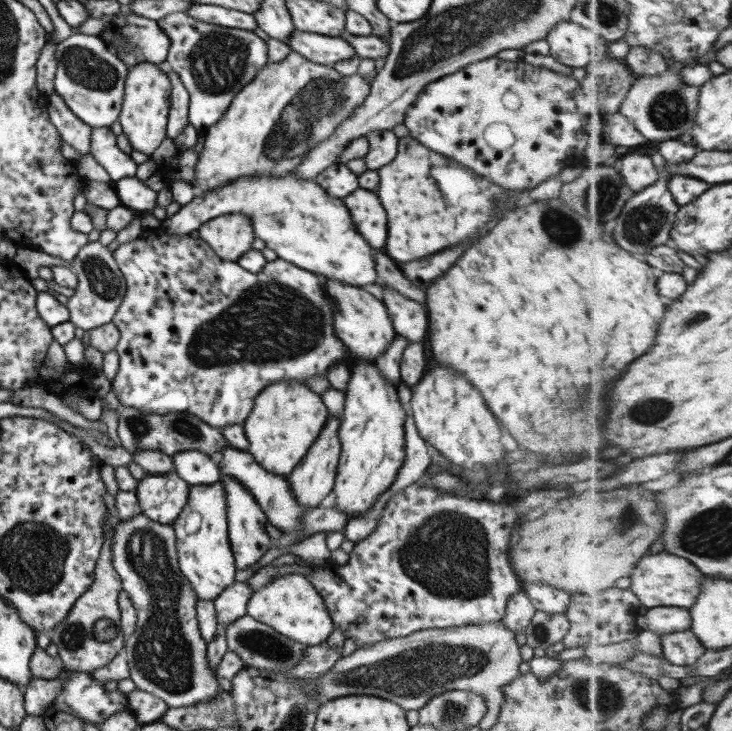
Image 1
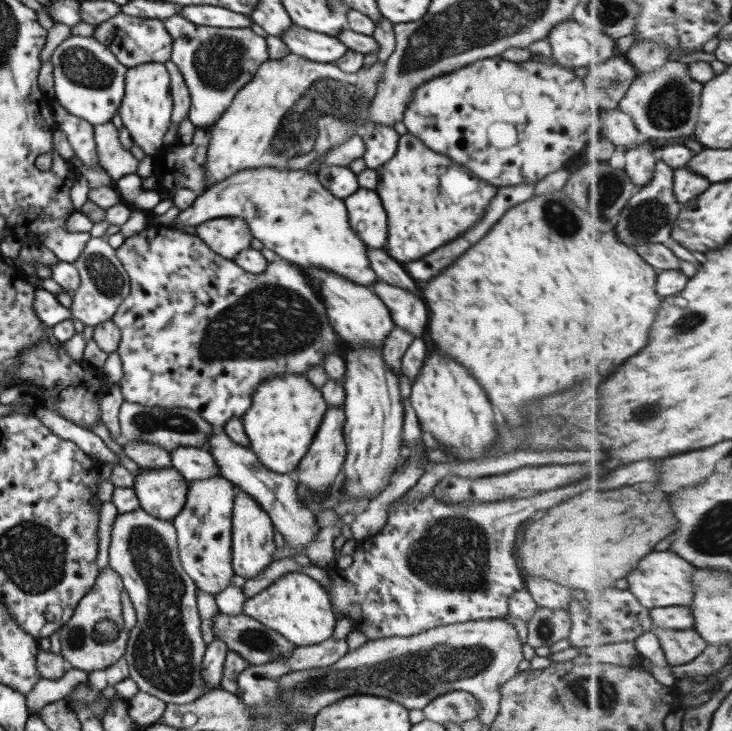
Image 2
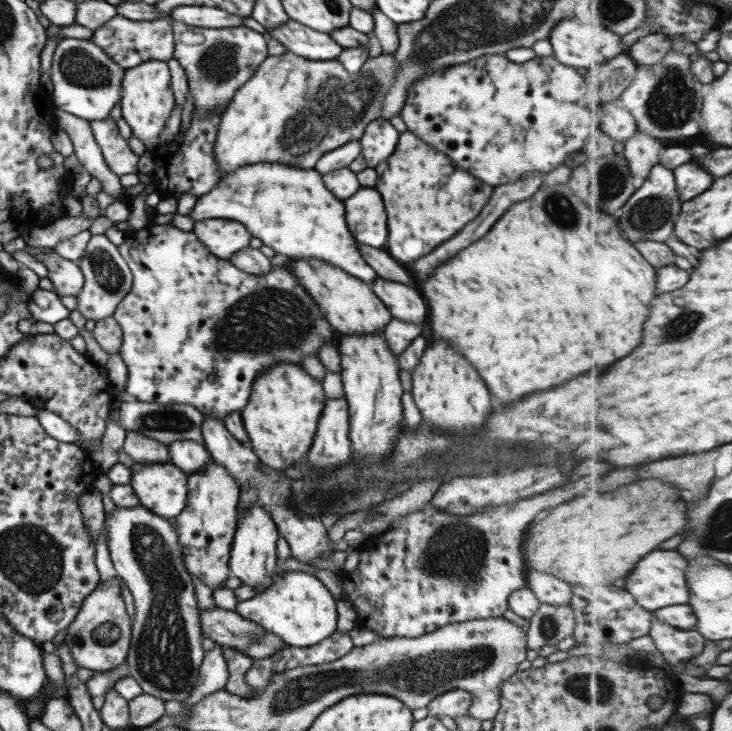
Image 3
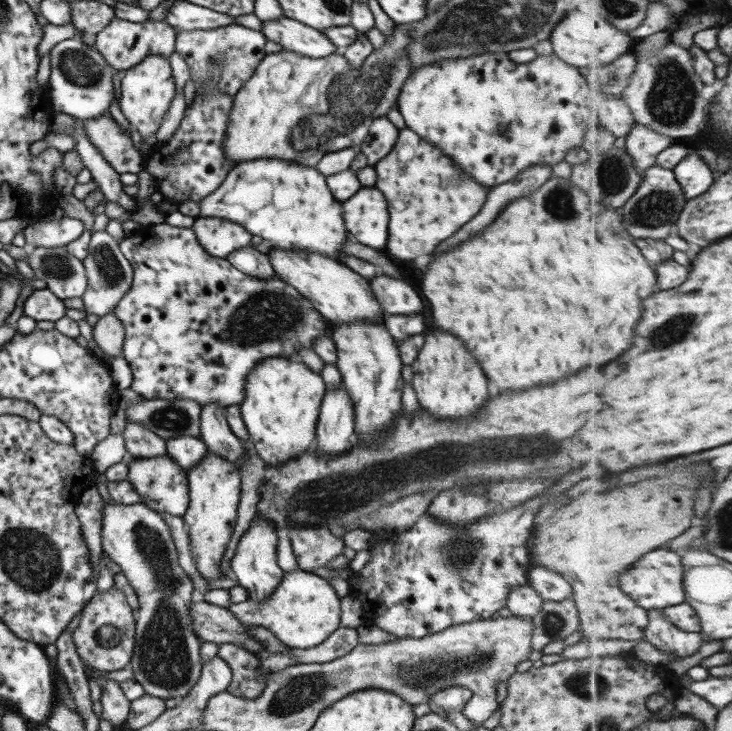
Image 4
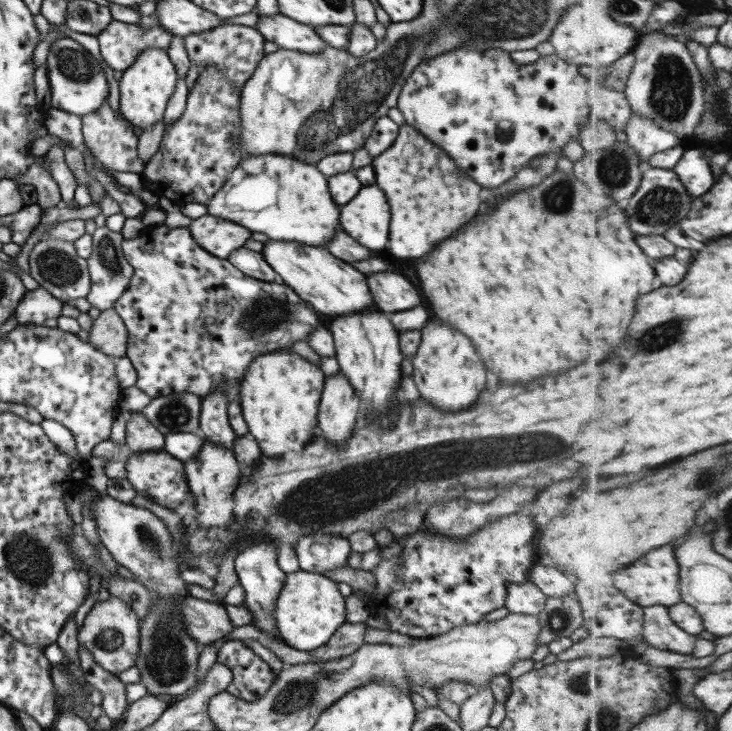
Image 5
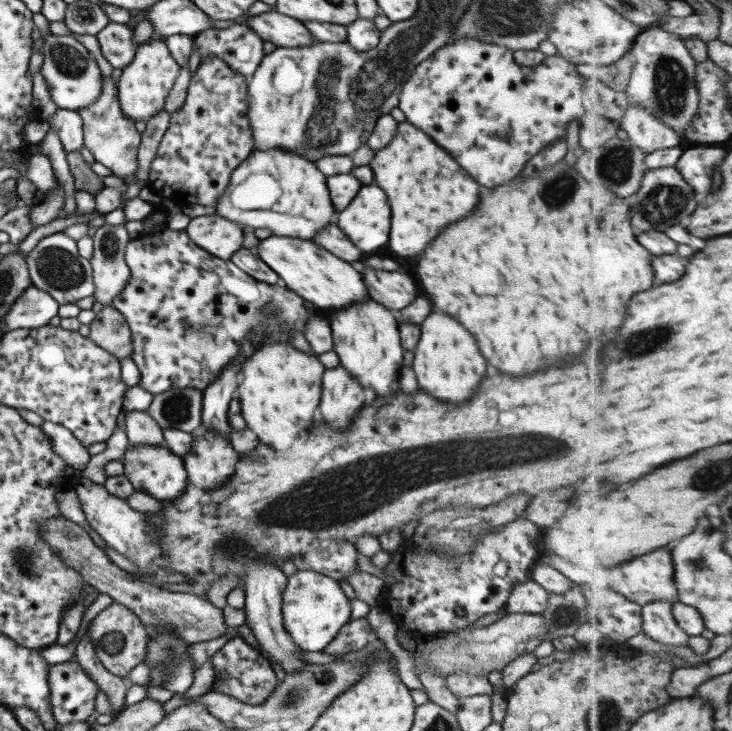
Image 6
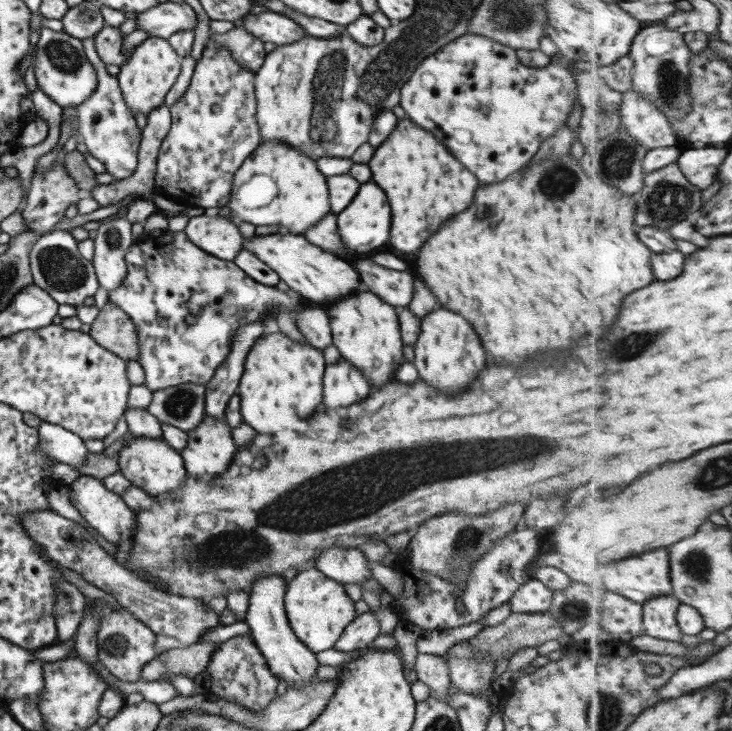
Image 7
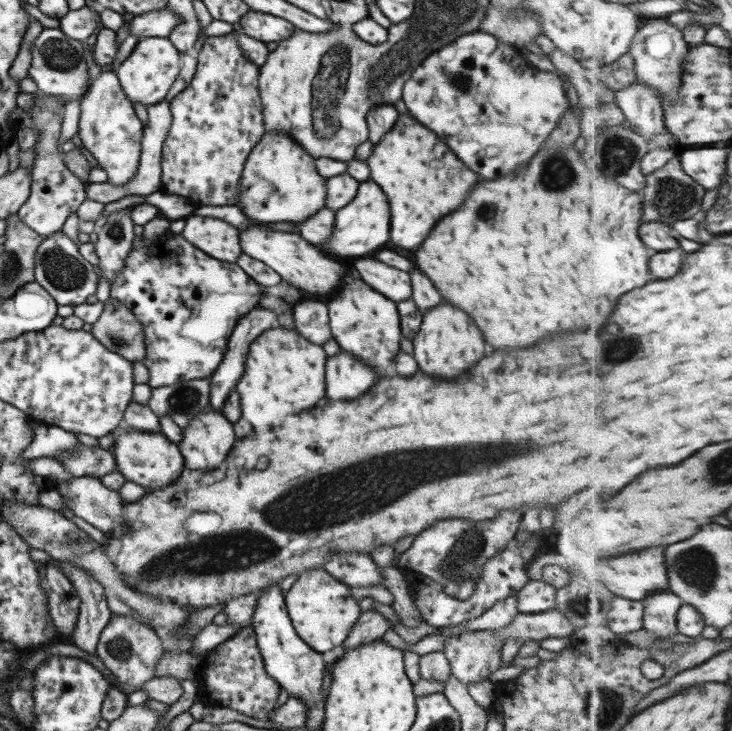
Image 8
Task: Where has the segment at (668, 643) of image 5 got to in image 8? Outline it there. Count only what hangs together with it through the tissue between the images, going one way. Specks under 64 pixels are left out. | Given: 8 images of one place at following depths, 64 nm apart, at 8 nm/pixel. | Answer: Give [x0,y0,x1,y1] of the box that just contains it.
[642,589,684,638]

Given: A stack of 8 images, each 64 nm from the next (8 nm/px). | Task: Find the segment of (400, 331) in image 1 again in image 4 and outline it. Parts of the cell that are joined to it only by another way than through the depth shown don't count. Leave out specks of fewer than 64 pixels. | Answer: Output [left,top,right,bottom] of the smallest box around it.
[371,276,423,315]

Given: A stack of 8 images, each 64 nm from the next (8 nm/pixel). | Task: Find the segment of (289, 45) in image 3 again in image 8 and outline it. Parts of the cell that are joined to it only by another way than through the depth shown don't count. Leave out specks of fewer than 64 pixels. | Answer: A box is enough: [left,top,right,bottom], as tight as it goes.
[237,11,295,43]

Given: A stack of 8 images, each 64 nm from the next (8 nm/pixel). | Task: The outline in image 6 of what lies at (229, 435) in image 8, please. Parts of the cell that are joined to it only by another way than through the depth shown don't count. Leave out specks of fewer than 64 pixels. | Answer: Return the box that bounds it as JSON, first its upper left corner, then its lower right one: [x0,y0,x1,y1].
[182,432,237,492]

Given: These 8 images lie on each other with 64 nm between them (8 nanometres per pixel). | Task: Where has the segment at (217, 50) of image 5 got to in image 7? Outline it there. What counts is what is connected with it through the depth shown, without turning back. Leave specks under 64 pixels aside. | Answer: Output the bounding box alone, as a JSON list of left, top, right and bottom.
[204,26,266,73]

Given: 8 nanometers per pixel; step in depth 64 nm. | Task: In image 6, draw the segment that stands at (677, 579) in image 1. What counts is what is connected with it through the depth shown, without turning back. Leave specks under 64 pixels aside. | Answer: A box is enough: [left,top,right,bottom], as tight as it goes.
[601,546,680,607]

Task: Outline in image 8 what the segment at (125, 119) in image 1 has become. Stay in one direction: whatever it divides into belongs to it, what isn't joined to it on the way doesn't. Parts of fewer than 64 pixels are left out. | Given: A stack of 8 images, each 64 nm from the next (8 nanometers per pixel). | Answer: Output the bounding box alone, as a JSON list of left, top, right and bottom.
[113,37,181,107]

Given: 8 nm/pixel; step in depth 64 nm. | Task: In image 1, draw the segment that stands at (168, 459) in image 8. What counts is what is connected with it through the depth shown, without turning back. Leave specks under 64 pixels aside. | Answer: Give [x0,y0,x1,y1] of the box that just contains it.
[135,471,190,525]

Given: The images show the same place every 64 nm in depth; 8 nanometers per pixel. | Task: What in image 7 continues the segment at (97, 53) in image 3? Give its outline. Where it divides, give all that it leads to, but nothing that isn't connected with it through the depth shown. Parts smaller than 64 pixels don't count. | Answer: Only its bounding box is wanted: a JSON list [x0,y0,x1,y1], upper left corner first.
[34,26,97,109]

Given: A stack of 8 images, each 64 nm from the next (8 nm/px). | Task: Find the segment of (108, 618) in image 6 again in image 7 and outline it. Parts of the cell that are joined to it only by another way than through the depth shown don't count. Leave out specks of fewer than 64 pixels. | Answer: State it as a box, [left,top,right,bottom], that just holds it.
[97,608,157,682]

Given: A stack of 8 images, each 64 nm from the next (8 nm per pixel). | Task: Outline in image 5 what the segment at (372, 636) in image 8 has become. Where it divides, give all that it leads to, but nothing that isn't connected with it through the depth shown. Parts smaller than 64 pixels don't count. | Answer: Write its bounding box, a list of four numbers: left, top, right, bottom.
[309,622,366,662]

